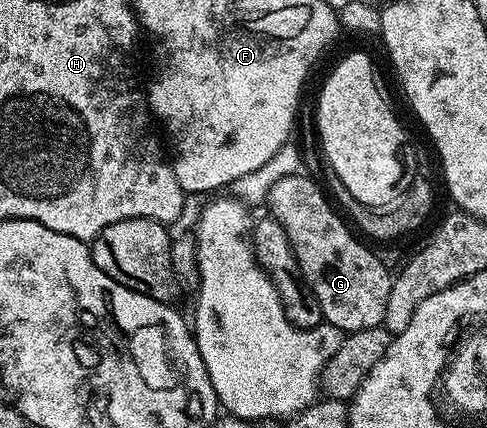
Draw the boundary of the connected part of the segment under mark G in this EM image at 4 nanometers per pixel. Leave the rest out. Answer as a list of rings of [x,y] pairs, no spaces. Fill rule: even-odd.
[[[304,173],[277,181],[267,196],[266,209],[271,209],[268,210],[270,217],[276,218],[281,228],[285,228],[297,256],[299,274],[321,304],[323,322],[344,332],[383,326],[392,271],[387,271],[386,264],[351,235],[352,227],[329,201],[324,187],[320,183],[319,187],[309,177]]]

